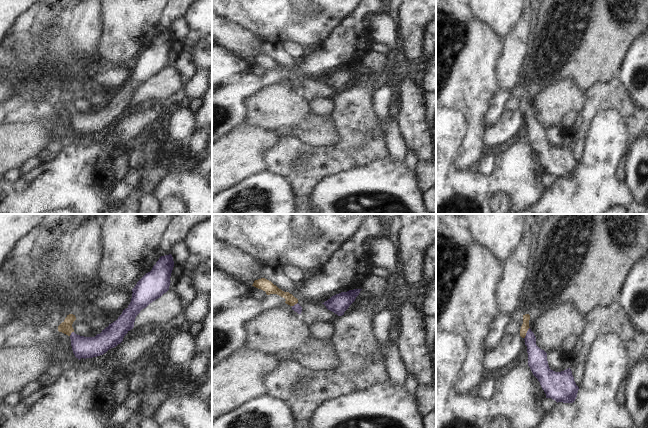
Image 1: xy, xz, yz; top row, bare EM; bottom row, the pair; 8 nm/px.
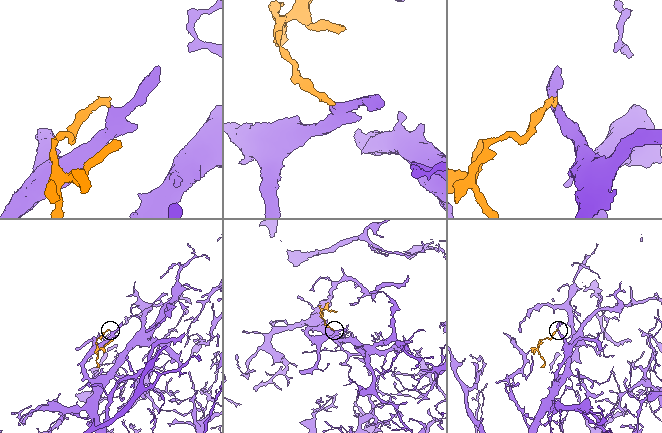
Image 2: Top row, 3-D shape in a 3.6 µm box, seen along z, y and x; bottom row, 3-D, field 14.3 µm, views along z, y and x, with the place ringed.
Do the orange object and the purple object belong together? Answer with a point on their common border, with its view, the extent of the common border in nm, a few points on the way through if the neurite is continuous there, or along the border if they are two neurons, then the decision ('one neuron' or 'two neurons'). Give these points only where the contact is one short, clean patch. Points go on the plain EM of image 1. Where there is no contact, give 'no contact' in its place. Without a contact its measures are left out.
contact yz (526, 108); length 100 nm; way yz (525, 102), (526, 108), (537, 134); one neuron

